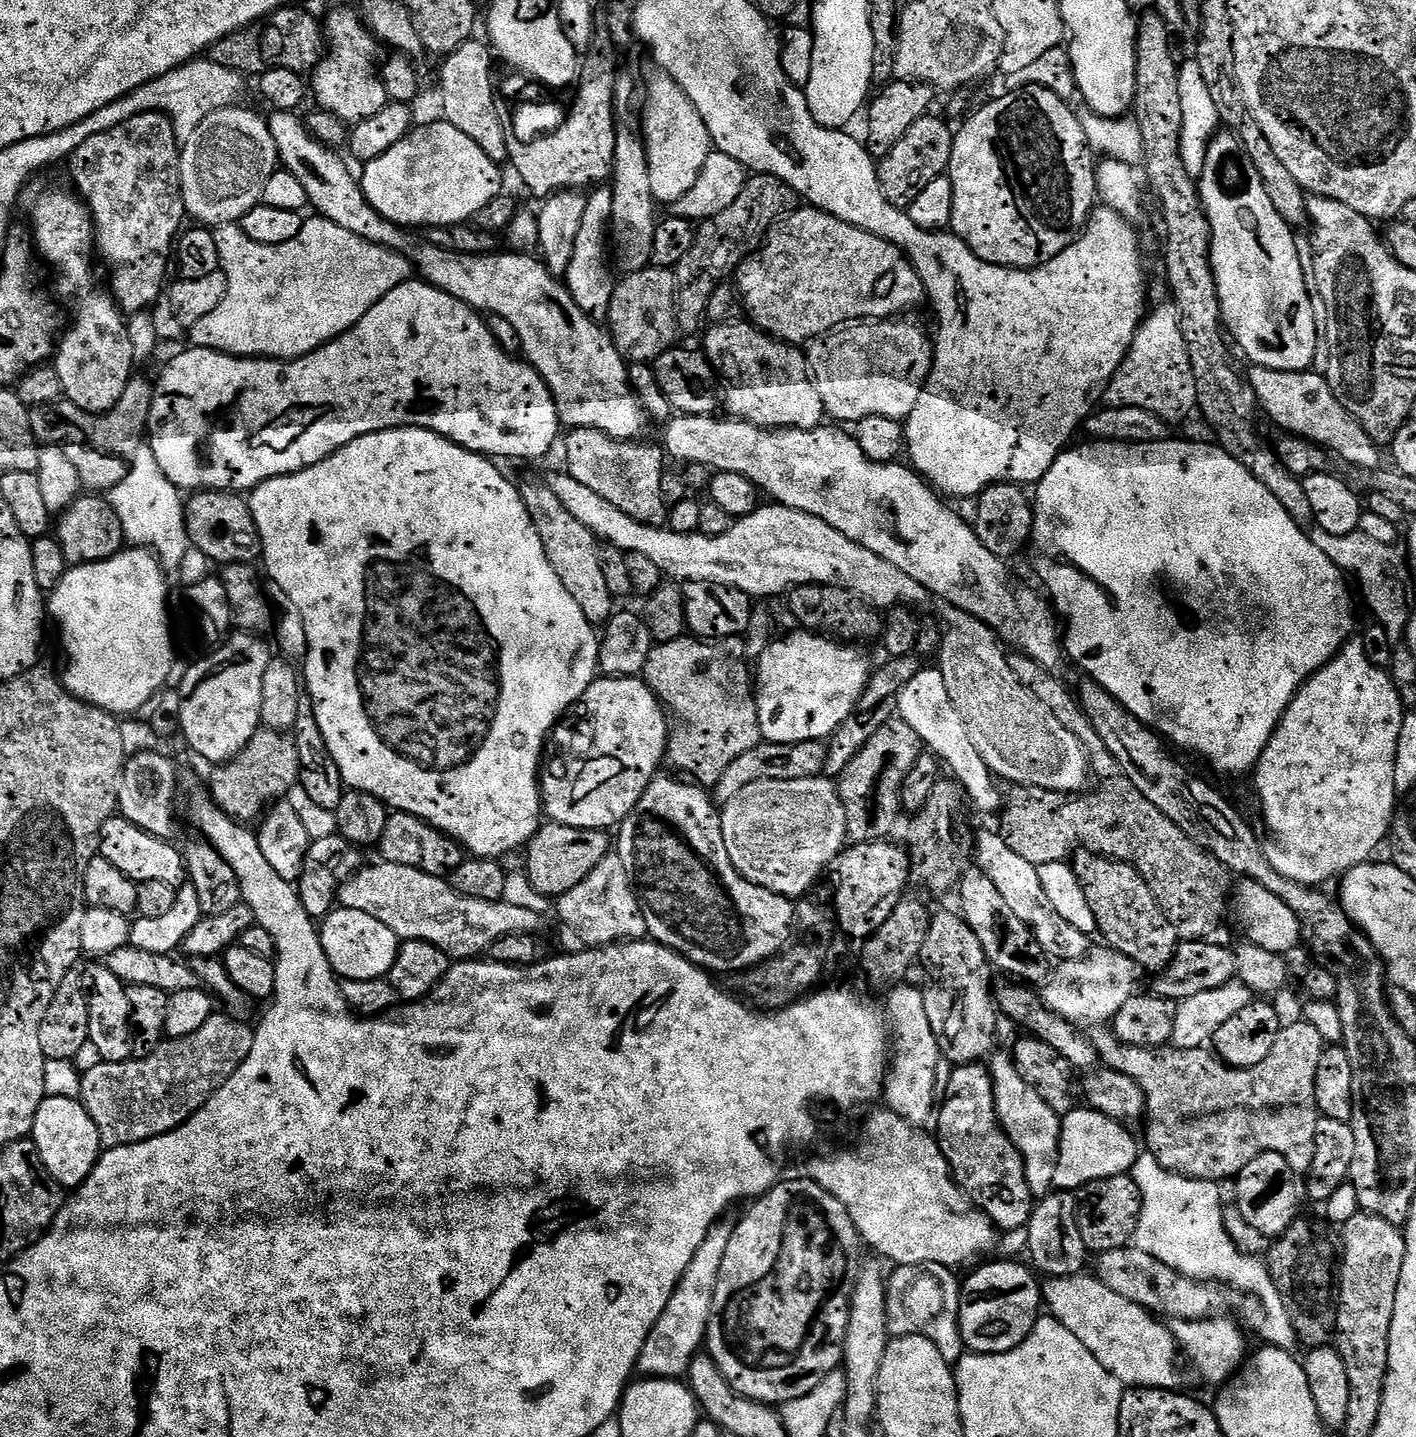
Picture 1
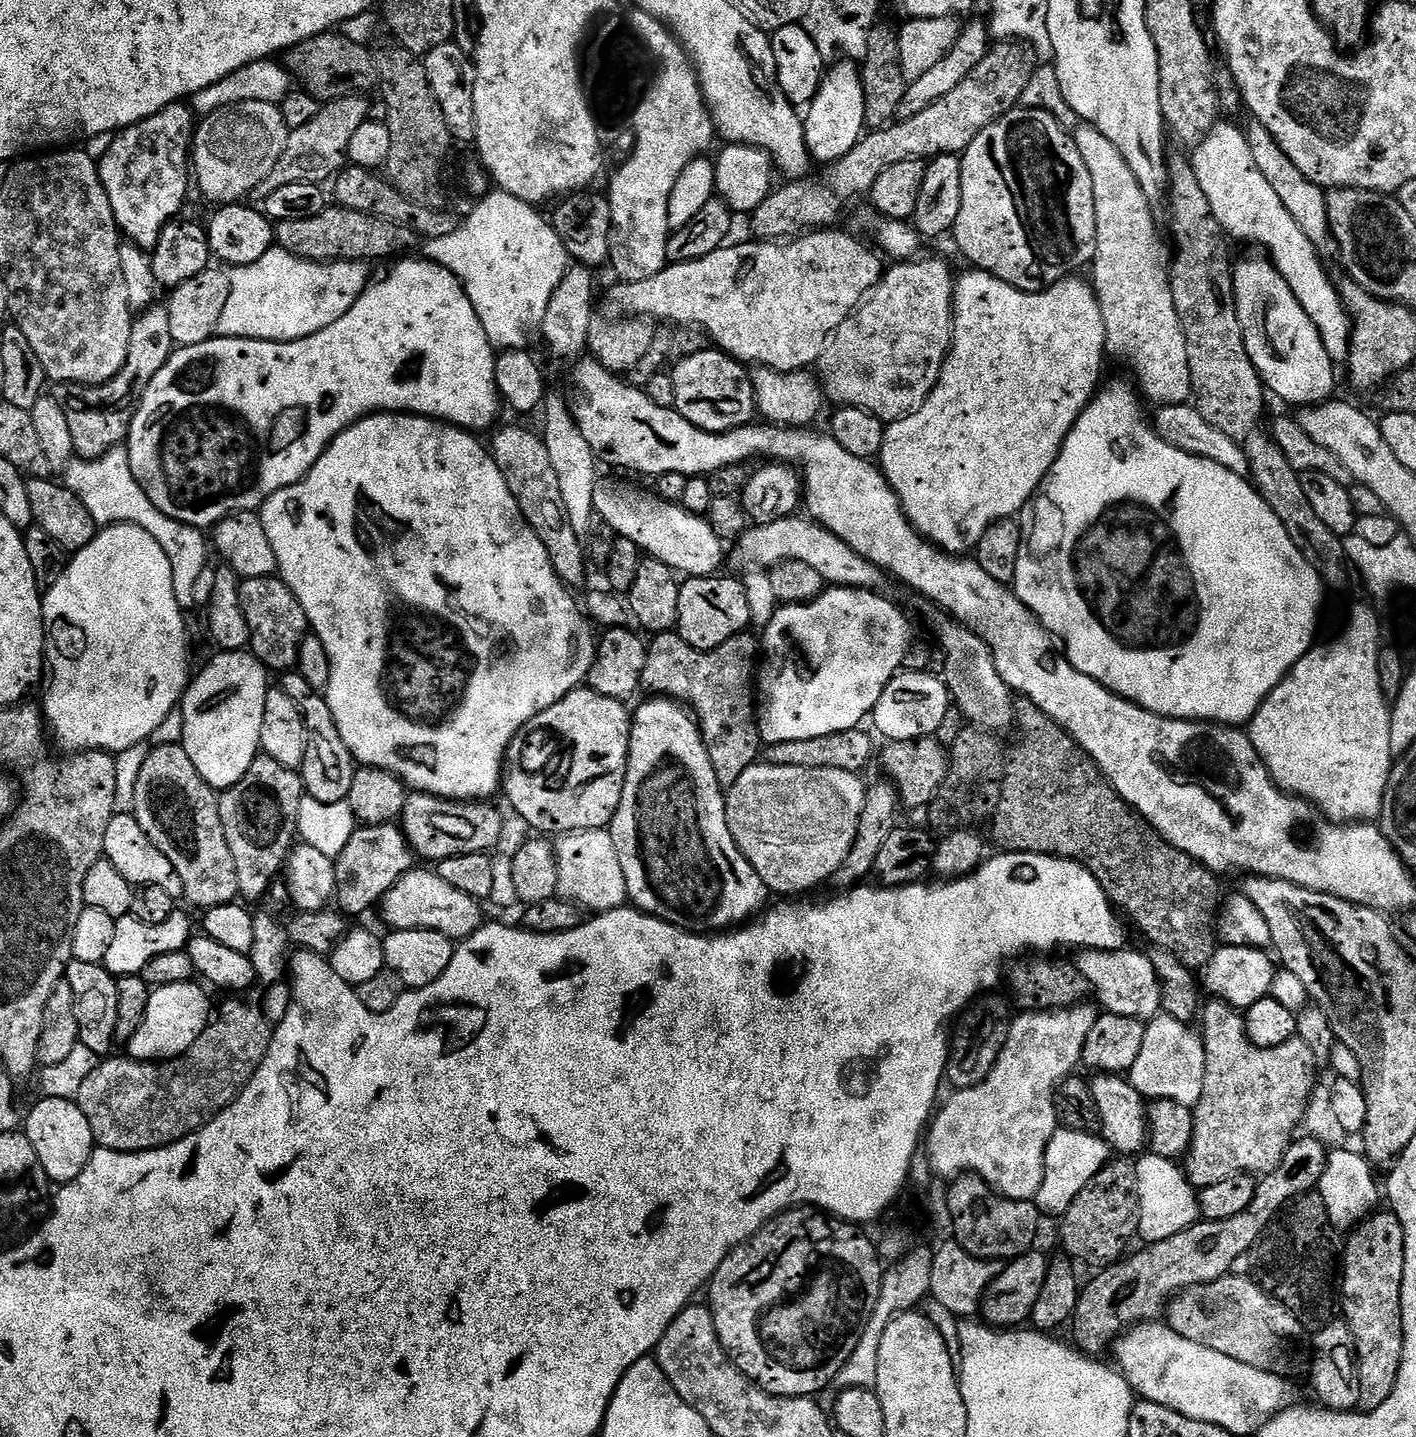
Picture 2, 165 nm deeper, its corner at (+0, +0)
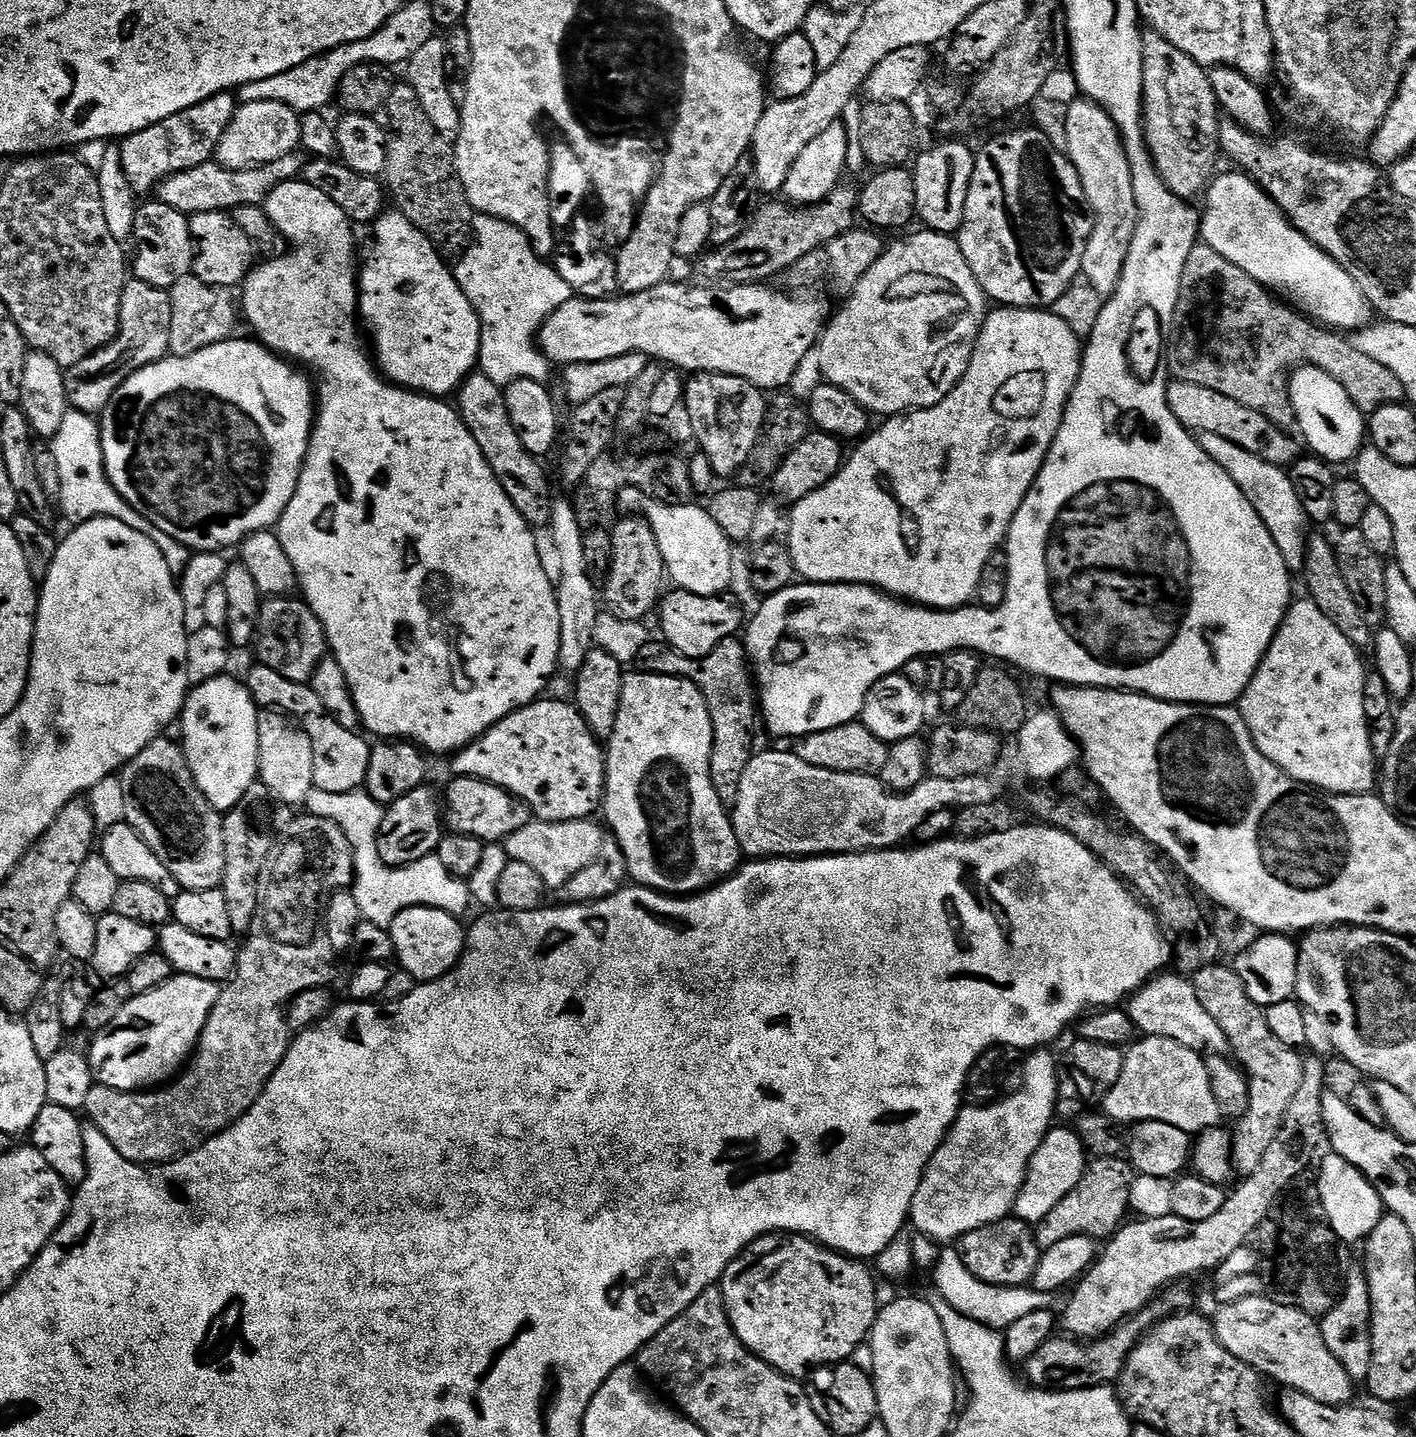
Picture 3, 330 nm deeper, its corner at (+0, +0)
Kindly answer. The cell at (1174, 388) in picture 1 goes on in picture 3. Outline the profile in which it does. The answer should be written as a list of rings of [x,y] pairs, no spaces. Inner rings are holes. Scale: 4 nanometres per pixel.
[[[1076,98],[1076,101],[1067,105],[1066,135],[1069,143],[1066,153],[1072,165],[1078,170],[1078,178],[1082,182],[1082,190],[1087,207],[1090,209],[1092,221],[1092,236],[1086,246],[1086,254],[1082,254],[1081,273],[1090,280],[1094,289],[1103,298],[1112,295],[1118,286],[1122,270],[1126,266],[1126,254],[1130,254],[1130,242],[1134,242],[1136,229],[1136,203],[1134,202],[1134,186],[1130,174],[1130,162],[1126,158],[1124,143],[1120,141],[1120,131],[1116,123],[1090,100]]]

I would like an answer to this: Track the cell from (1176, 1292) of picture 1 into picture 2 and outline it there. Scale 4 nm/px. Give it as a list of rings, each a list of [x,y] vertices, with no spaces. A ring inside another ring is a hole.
[[[1229,1274],[1209,1284],[1199,1284],[1193,1288],[1187,1288],[1186,1291],[1181,1292],[1177,1296],[1173,1296],[1171,1303],[1167,1307],[1166,1323],[1174,1330],[1178,1330],[1178,1334],[1182,1334],[1182,1338],[1190,1338],[1190,1342],[1202,1342],[1202,1346],[1210,1346],[1210,1350],[1218,1350],[1221,1354],[1227,1354],[1228,1357],[1236,1359],[1237,1362],[1246,1362],[1246,1366],[1258,1366],[1258,1370],[1266,1370],[1279,1376],[1291,1377],[1293,1375],[1292,1371],[1294,1371],[1303,1360],[1304,1363],[1306,1360],[1306,1340],[1304,1344],[1304,1332],[1306,1333],[1305,1325],[1301,1324],[1300,1319],[1296,1317],[1294,1313],[1288,1312],[1279,1302],[1272,1299],[1267,1292],[1264,1292],[1259,1284],[1256,1283],[1255,1279],[1248,1277],[1247,1280],[1244,1276],[1236,1275],[1237,1274]]]

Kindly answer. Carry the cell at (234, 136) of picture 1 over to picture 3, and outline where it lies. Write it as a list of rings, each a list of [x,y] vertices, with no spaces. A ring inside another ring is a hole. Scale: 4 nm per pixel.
[[[250,102],[236,109],[222,142],[218,142],[215,163],[231,172],[239,168],[251,168],[254,164],[278,162],[286,154],[300,148],[300,116],[282,102]]]

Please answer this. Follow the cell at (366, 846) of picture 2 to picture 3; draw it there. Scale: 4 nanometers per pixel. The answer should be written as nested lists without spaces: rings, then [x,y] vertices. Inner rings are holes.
[[[431,786],[410,790],[406,798],[387,805],[378,830],[378,854],[386,866],[399,870],[433,855],[442,835],[442,800]]]

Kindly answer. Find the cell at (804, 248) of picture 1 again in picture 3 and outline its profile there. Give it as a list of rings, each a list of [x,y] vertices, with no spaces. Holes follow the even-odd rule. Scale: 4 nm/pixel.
[[[665,282],[659,284],[658,286],[654,286],[651,290],[642,290],[641,292],[634,292],[631,294],[620,294],[613,295],[607,299],[602,300],[590,300],[583,298],[573,298],[567,300],[566,302],[562,302],[562,306],[558,306],[558,310],[554,310],[554,314],[550,314],[546,318],[546,322],[540,328],[540,334],[538,337],[538,347],[541,352],[544,353],[545,358],[549,360],[553,365],[556,366],[567,366],[569,364],[597,364],[598,362],[602,362],[603,360],[609,360],[610,358],[618,358],[622,354],[630,354],[631,352],[640,352],[643,356],[651,358],[653,361],[661,361],[665,365],[671,366],[673,369],[679,370],[685,374],[695,374],[699,372],[721,372],[722,375],[736,375],[738,378],[748,379],[750,382],[754,384],[754,386],[763,389],[769,390],[769,388],[776,388],[772,390],[784,390],[788,383],[791,382],[792,379],[796,376],[796,371],[800,368],[800,363],[803,362],[804,359],[807,358],[808,355],[813,355],[814,349],[817,347],[820,333],[824,331],[829,319],[830,319],[830,311],[828,312],[828,304],[823,300],[820,296],[787,296],[784,292],[775,292],[774,289],[768,288],[767,283],[762,284],[734,284],[731,286],[704,286],[708,288],[691,288],[688,284],[672,284],[673,282]]]

